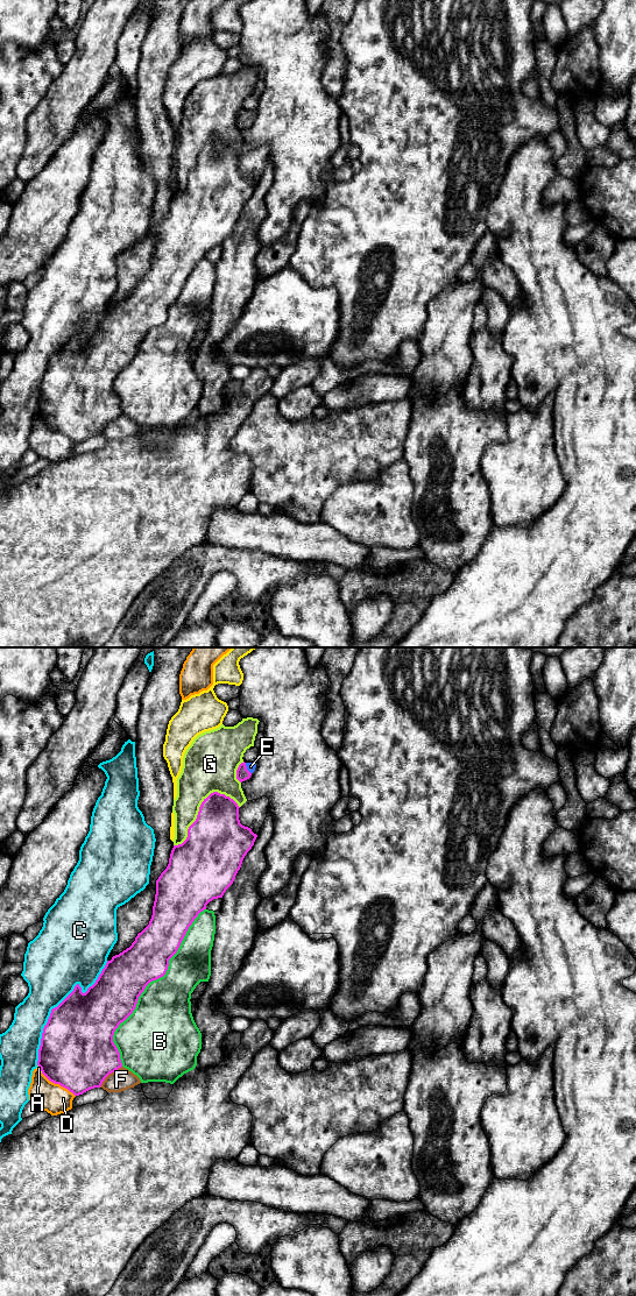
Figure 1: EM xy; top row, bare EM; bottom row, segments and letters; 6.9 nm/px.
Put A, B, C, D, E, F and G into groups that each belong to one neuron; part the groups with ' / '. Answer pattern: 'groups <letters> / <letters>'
groups A / B / C / D / E / F / G

